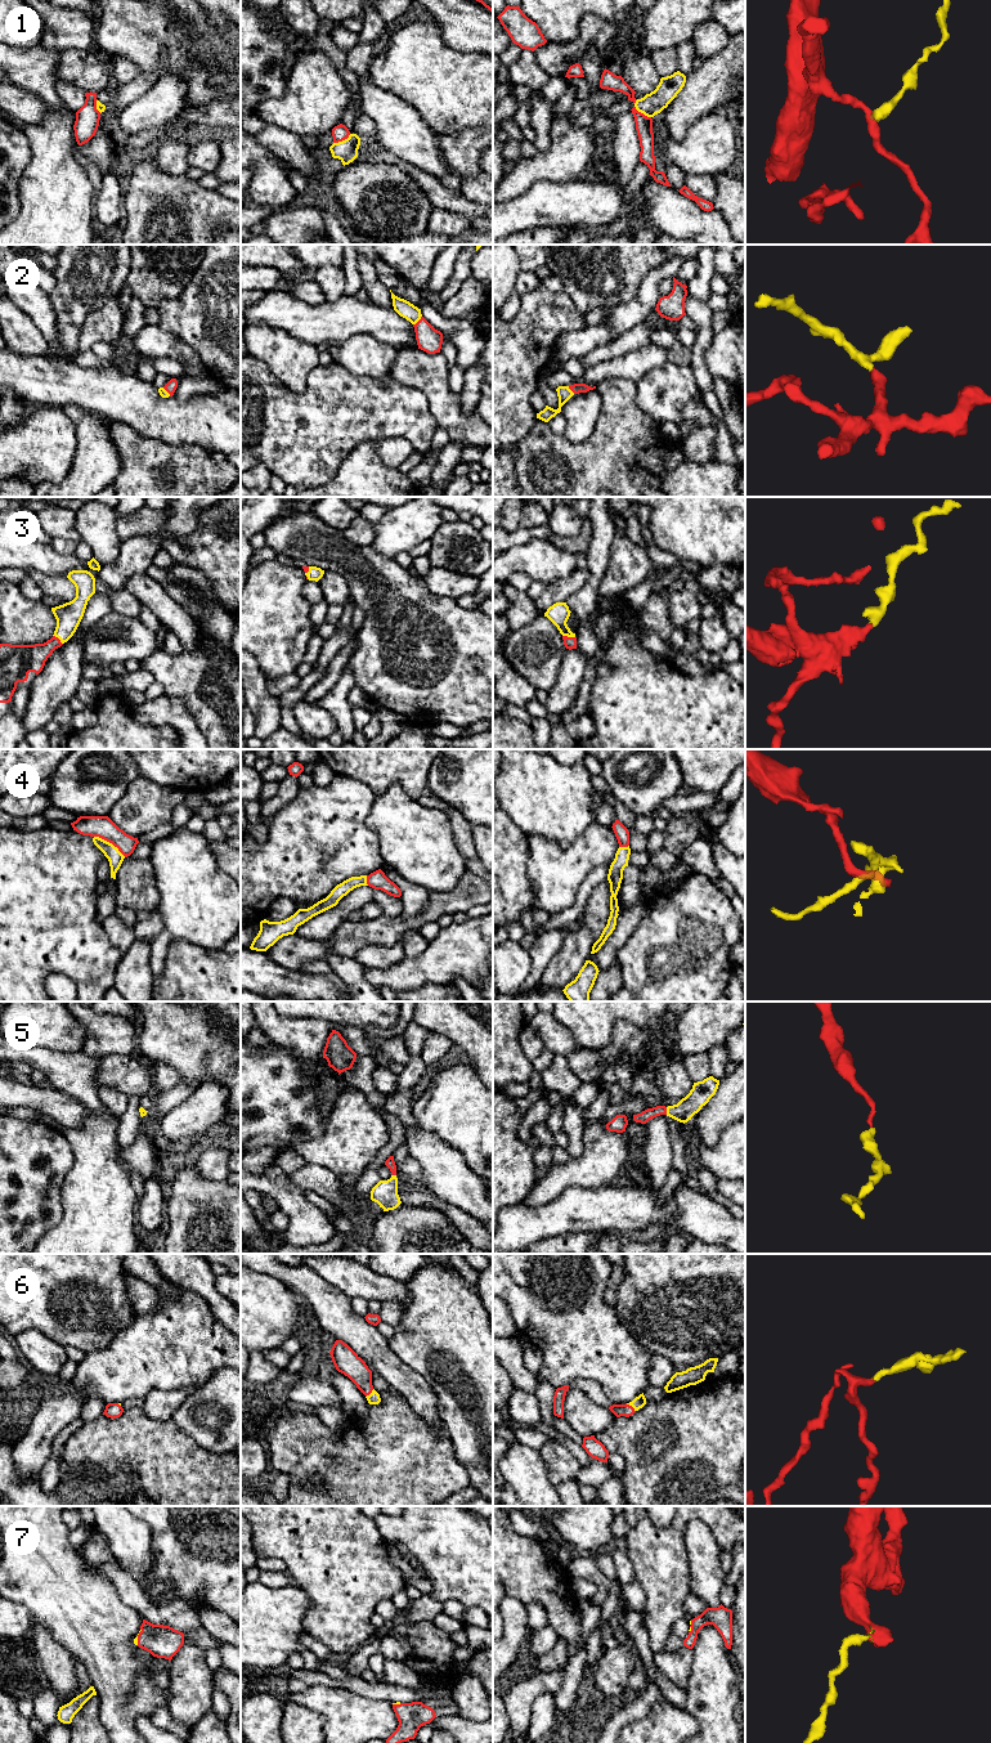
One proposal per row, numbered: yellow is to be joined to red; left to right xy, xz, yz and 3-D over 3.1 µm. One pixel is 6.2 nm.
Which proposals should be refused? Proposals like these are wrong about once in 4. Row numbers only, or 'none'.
1, 4

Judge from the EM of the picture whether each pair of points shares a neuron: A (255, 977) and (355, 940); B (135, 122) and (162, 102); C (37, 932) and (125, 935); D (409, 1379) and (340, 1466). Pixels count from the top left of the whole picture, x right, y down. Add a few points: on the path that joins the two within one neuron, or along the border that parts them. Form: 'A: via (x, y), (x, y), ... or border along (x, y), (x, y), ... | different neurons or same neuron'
A: border along (265, 951), (273, 960), (297, 971) | different neurons
B: via (142, 116), (156, 107) | same neuron
C: border along (101, 923), (107, 937), (122, 953) | different neurons
D: border along (395, 1390), (418, 1414) | different neurons

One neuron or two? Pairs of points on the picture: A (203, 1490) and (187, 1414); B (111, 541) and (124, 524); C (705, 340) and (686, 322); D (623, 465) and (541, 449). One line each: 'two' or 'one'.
A: two
B: two
C: two
D: one

